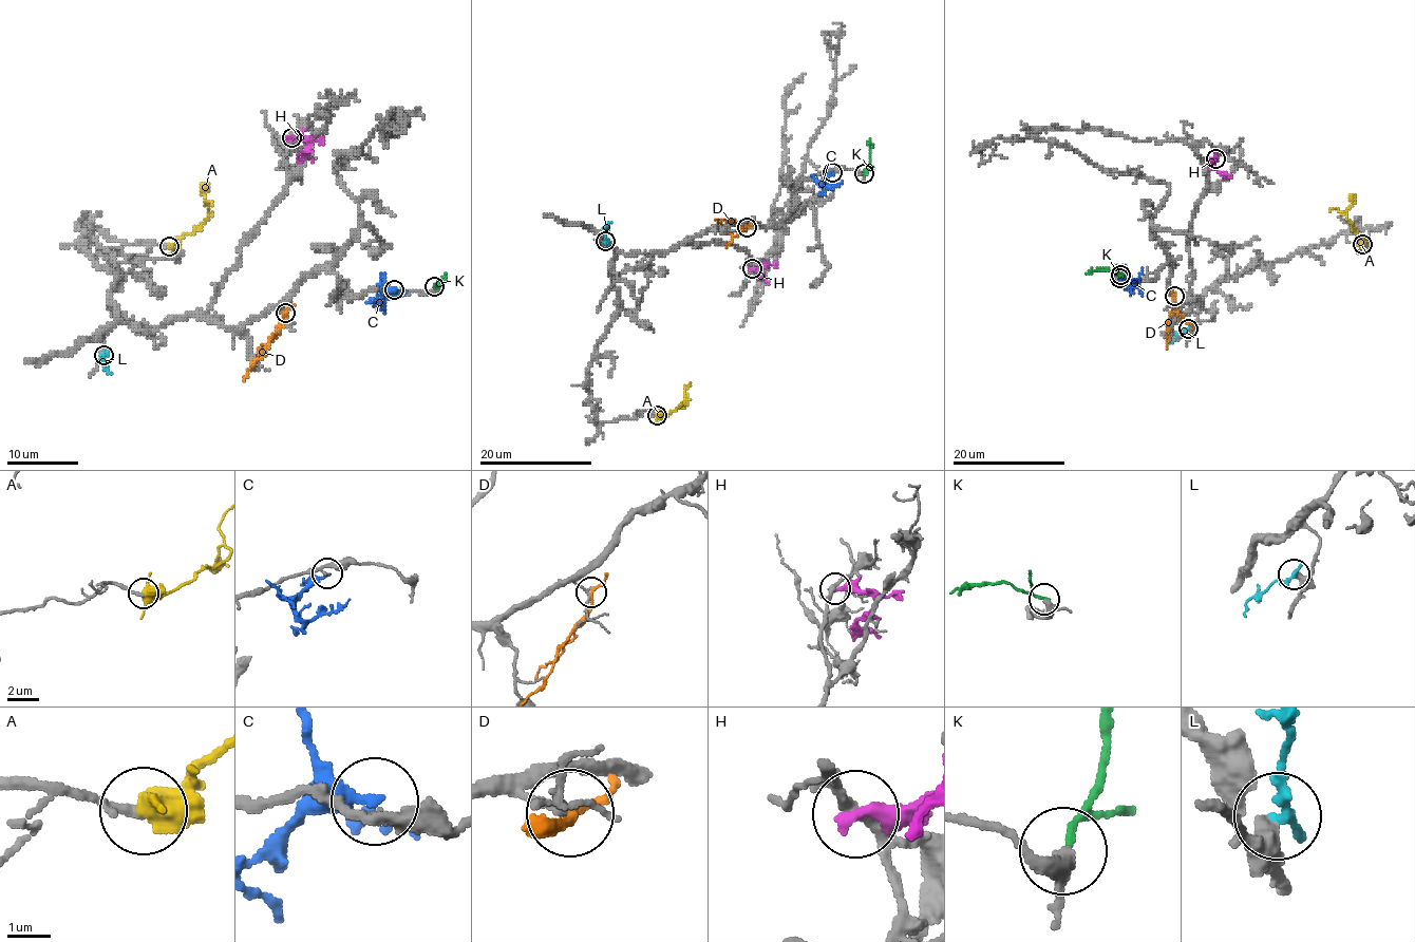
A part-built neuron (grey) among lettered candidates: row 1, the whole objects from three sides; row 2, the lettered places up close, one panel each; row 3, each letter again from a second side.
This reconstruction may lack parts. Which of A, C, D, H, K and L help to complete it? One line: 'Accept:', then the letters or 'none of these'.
Accept: A

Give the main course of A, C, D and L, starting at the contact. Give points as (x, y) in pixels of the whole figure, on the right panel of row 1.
A: (1362, 244), (1361, 236), (1344, 212), (1353, 202), (1349, 195)
C: (1119, 278), (1138, 283), (1140, 266)
D: (1174, 296), (1176, 311), (1169, 317), (1166, 347)
L: (1188, 328), (1172, 338), (1170, 343)

